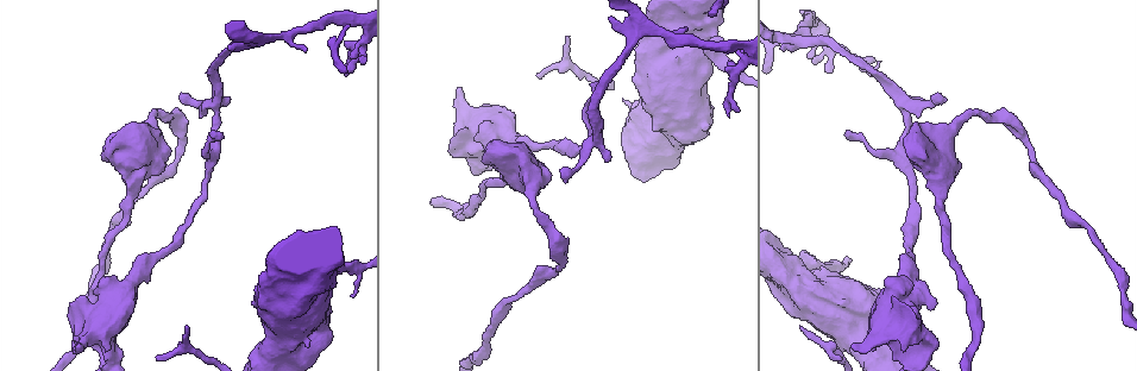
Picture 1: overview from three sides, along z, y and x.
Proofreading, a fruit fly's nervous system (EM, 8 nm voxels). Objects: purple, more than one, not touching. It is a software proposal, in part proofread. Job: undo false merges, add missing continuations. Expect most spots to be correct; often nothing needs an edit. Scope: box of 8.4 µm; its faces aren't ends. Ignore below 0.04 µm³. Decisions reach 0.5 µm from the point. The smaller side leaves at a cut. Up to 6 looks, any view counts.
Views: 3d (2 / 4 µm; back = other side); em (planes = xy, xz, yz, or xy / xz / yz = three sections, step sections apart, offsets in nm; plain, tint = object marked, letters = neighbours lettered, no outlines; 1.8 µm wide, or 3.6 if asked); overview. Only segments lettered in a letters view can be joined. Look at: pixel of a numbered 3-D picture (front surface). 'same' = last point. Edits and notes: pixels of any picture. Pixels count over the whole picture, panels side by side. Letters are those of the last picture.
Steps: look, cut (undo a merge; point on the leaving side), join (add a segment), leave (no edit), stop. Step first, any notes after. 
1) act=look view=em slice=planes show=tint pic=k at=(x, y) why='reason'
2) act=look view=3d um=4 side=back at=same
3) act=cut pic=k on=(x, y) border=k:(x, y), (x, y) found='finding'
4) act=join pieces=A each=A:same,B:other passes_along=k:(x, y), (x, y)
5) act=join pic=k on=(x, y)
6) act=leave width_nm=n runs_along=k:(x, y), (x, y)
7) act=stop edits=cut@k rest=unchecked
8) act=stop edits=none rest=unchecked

act=look view=em um=3.6 slice=xz step=8 show=tint pic=1 at=(497, 155) why='calibre changes'

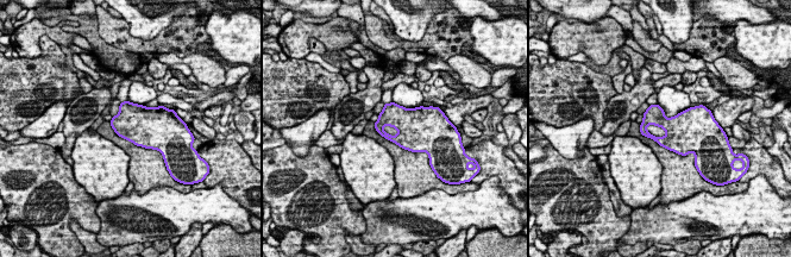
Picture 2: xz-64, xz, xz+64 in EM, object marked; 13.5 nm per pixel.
act=look view=em um=3.6 slice=xy step=16 show=letters at=same

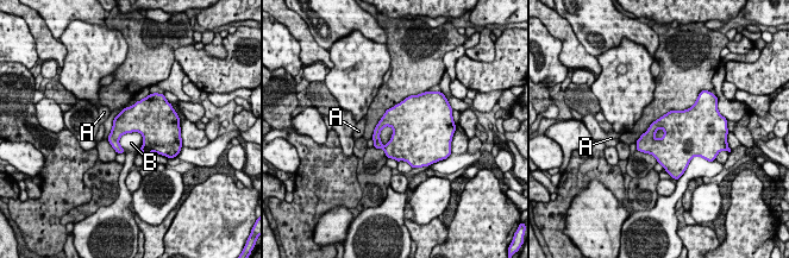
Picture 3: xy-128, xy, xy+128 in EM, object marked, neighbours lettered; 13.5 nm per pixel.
act=leave each=A:other,B:other border=3:(138, 131), (120, 137), (124, 152) found='all the same neuron'

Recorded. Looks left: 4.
act=look view=em slice=xz step=4 show=tint pic=1 at=(565, 179) why='tapers out'

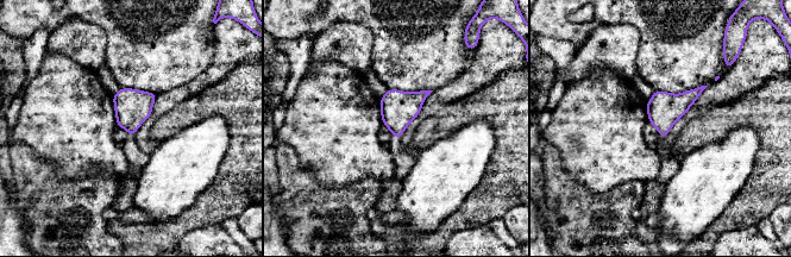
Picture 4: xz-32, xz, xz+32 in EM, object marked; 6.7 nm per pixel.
act=look view=em slice=planes show=letters at=same why='another direction'

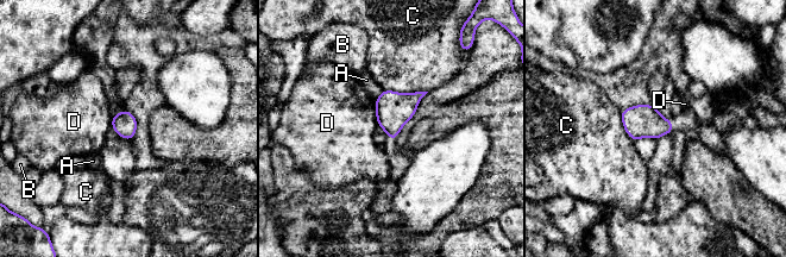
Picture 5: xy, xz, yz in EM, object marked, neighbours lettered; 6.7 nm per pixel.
act=leave each=A:other,B:other,C:other,D:other border=5:(373, 99), (378, 125) found='no lettered segment goes on from it'

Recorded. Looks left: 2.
act=stop edits=none rest=unchecked

